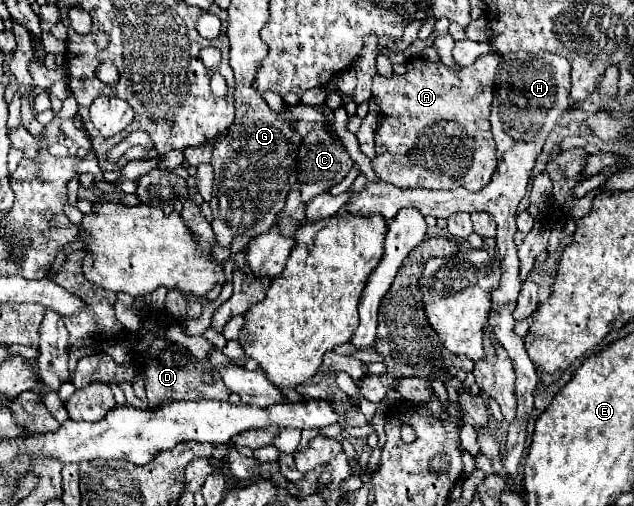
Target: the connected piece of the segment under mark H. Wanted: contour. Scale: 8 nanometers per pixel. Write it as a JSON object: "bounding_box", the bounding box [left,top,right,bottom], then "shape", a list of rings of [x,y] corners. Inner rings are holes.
{"bounding_box":[307,53,571,483],"shape":[[[507,53],[501,55],[501,63],[495,75],[495,89],[493,89],[493,111],[491,111],[491,133],[497,143],[497,171],[493,173],[493,179],[487,187],[481,191],[473,193],[467,191],[465,187],[457,187],[453,191],[433,191],[433,189],[401,189],[389,183],[367,183],[365,191],[361,193],[341,193],[337,197],[329,193],[321,193],[311,203],[307,205],[307,219],[309,221],[319,221],[325,217],[335,215],[345,203],[349,203],[351,211],[361,217],[369,217],[375,213],[381,213],[387,221],[391,221],[399,209],[403,207],[417,207],[423,211],[423,215],[431,217],[443,217],[447,219],[449,215],[457,211],[465,213],[475,213],[475,211],[485,211],[493,217],[497,223],[497,259],[501,263],[501,285],[493,291],[493,311],[489,315],[489,323],[493,323],[493,331],[497,339],[503,343],[507,349],[509,359],[513,361],[515,367],[515,395],[517,395],[517,417],[509,425],[507,433],[507,483],[517,477],[517,465],[523,457],[525,451],[525,429],[527,429],[527,417],[533,409],[533,391],[537,387],[537,373],[535,365],[529,359],[525,351],[523,339],[513,331],[513,309],[515,309],[515,299],[521,291],[521,281],[519,281],[519,259],[517,259],[517,245],[513,243],[513,235],[517,231],[515,227],[515,215],[519,201],[523,199],[529,179],[531,179],[531,169],[535,165],[537,155],[543,149],[547,133],[555,127],[555,119],[563,113],[563,107],[569,107],[569,87],[571,87],[571,63],[563,59],[561,55],[555,53]]]}

